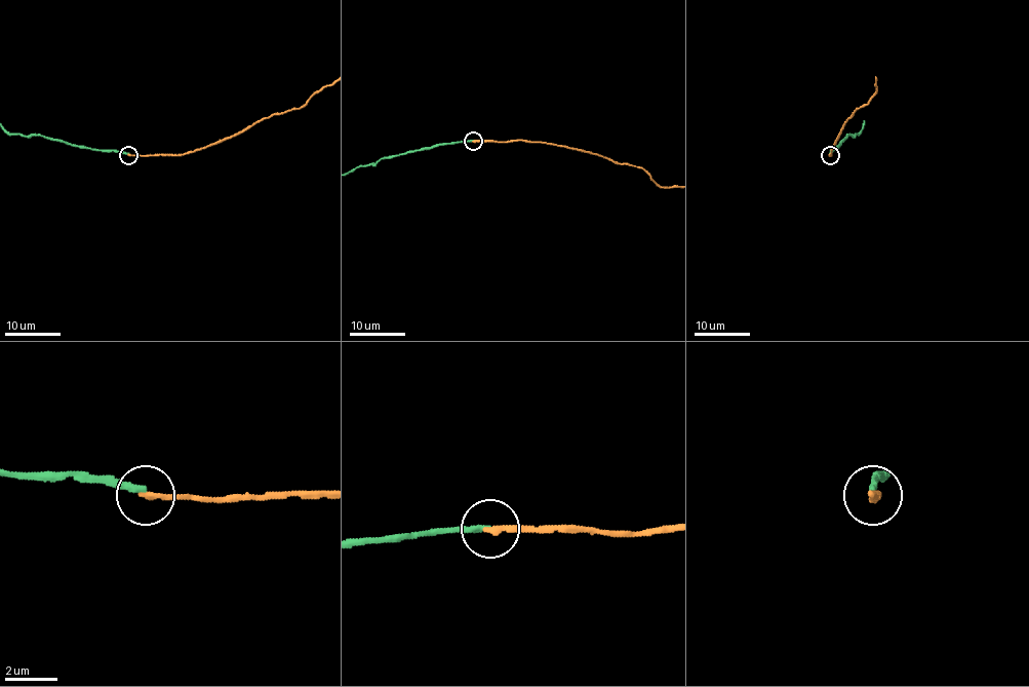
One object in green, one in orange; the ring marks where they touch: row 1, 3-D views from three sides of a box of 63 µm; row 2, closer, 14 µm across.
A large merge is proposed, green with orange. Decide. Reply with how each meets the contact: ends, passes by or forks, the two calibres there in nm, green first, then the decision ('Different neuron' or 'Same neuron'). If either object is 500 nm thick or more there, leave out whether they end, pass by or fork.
At the ring green ends. At the ring orange ends. Thickness 200 nm (green) against 240 nm. Different neuron

